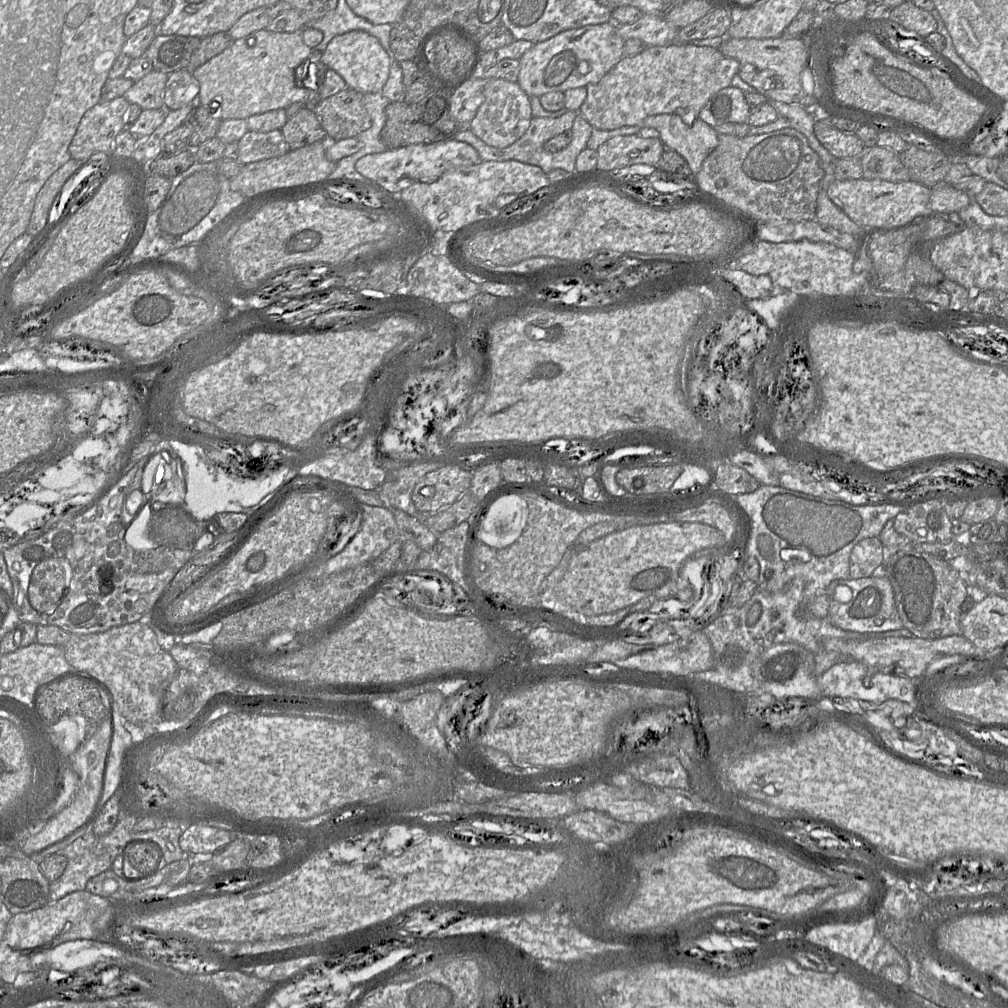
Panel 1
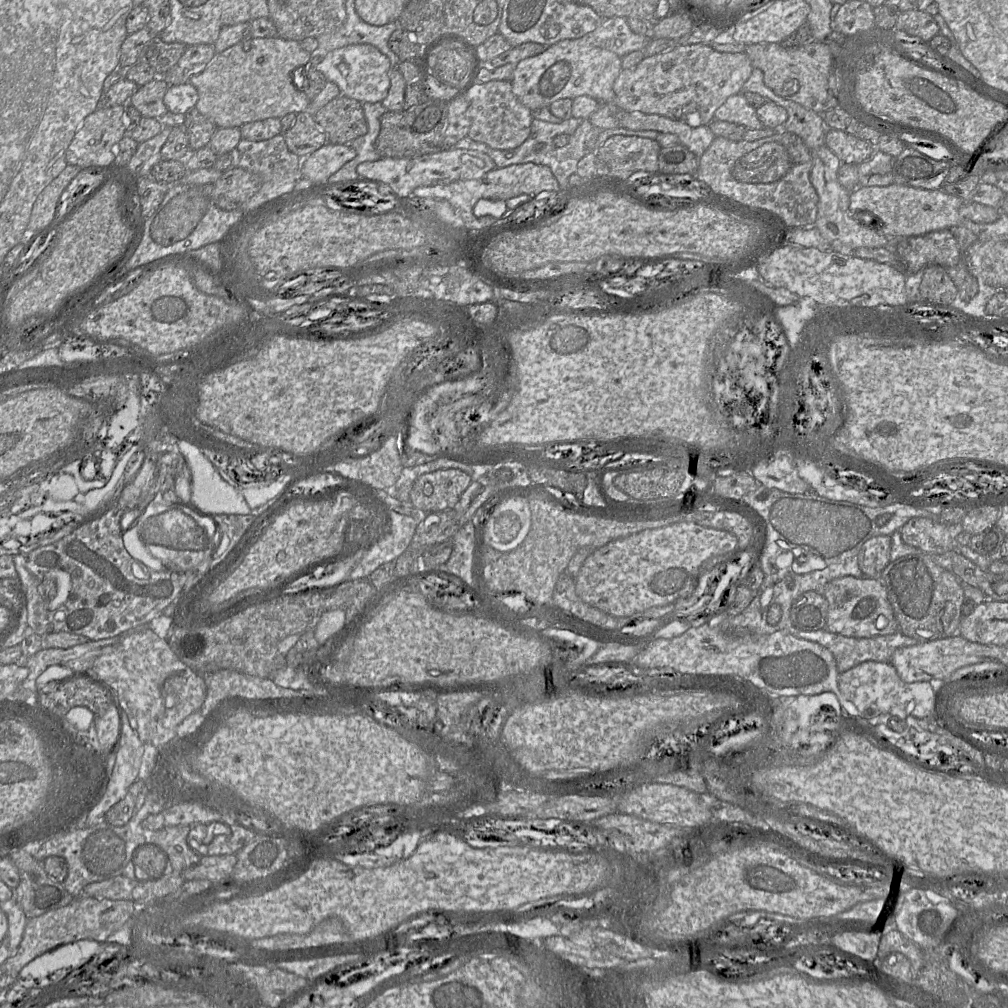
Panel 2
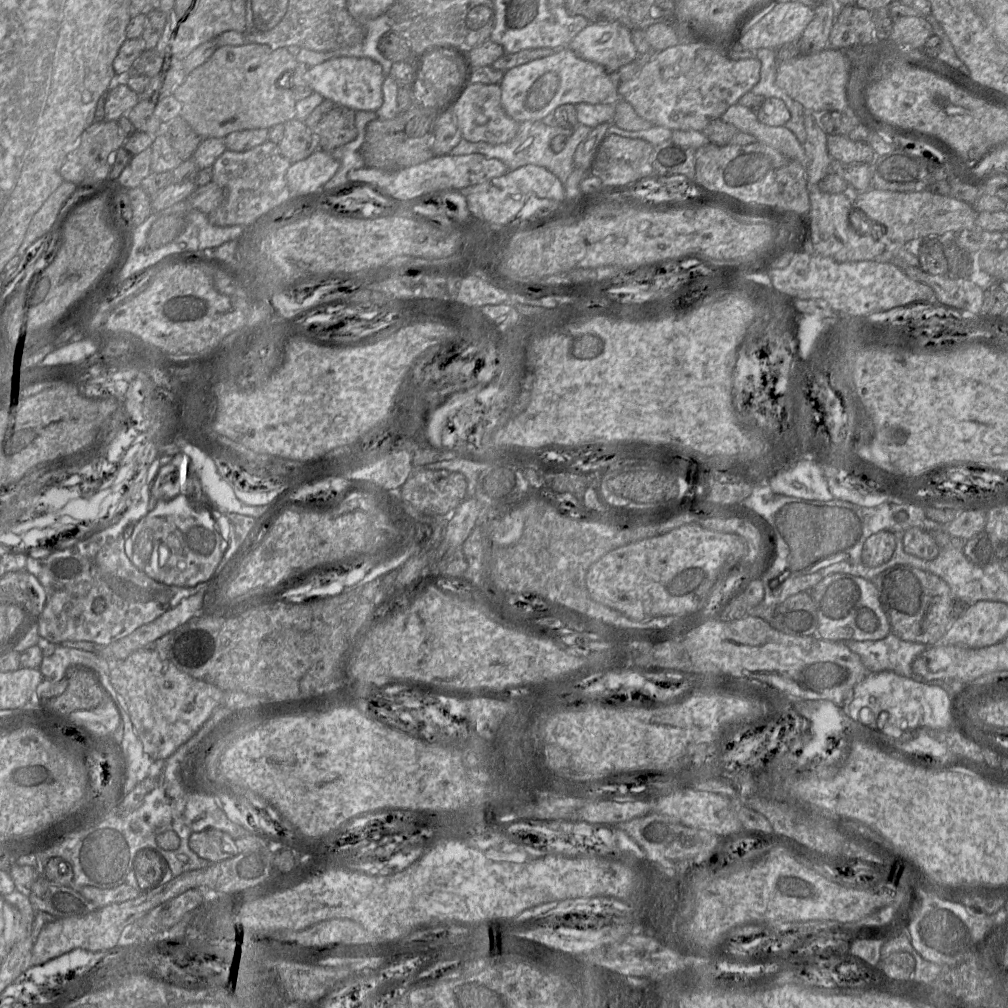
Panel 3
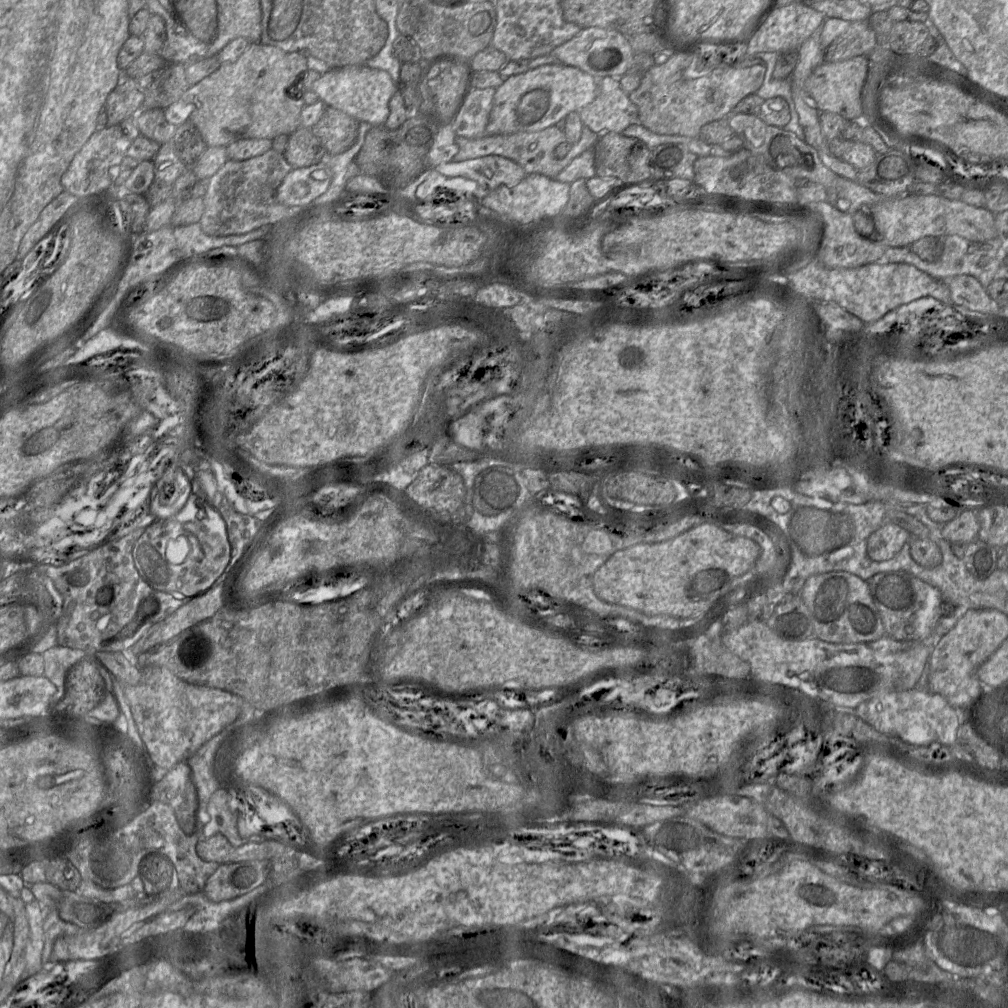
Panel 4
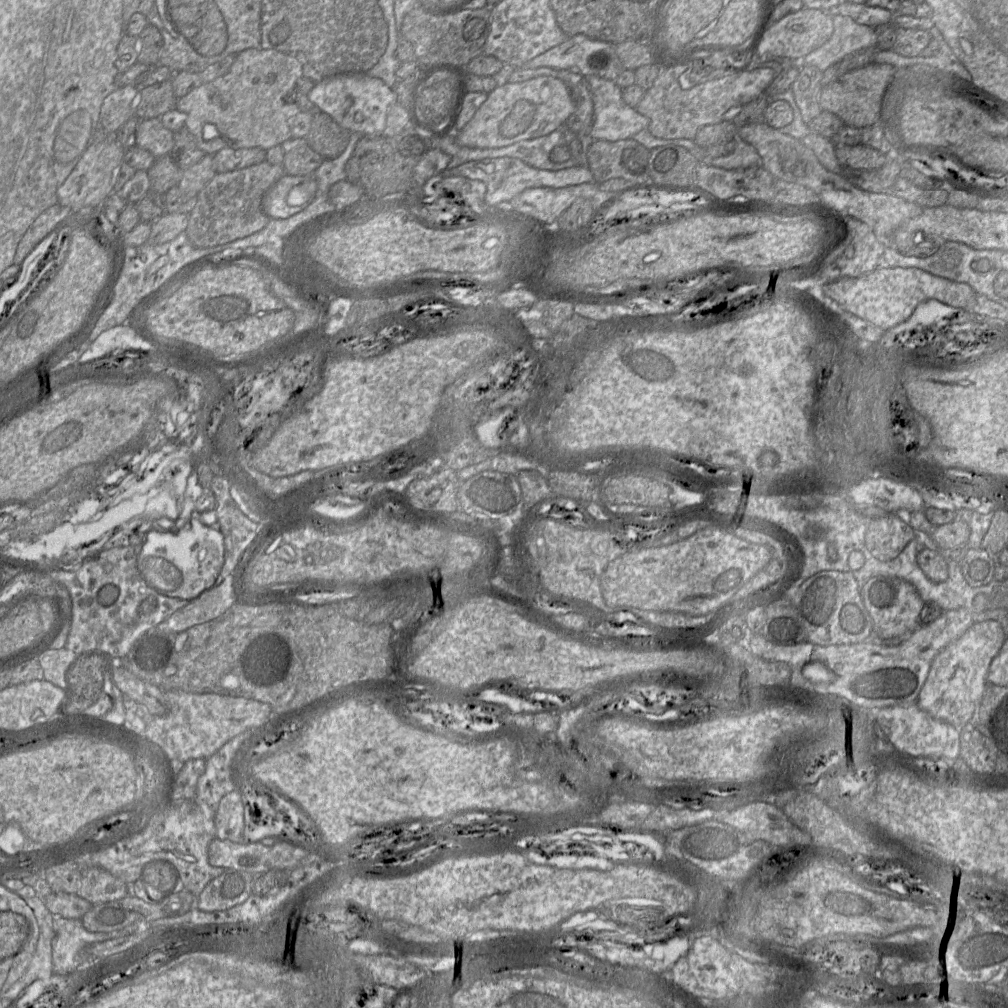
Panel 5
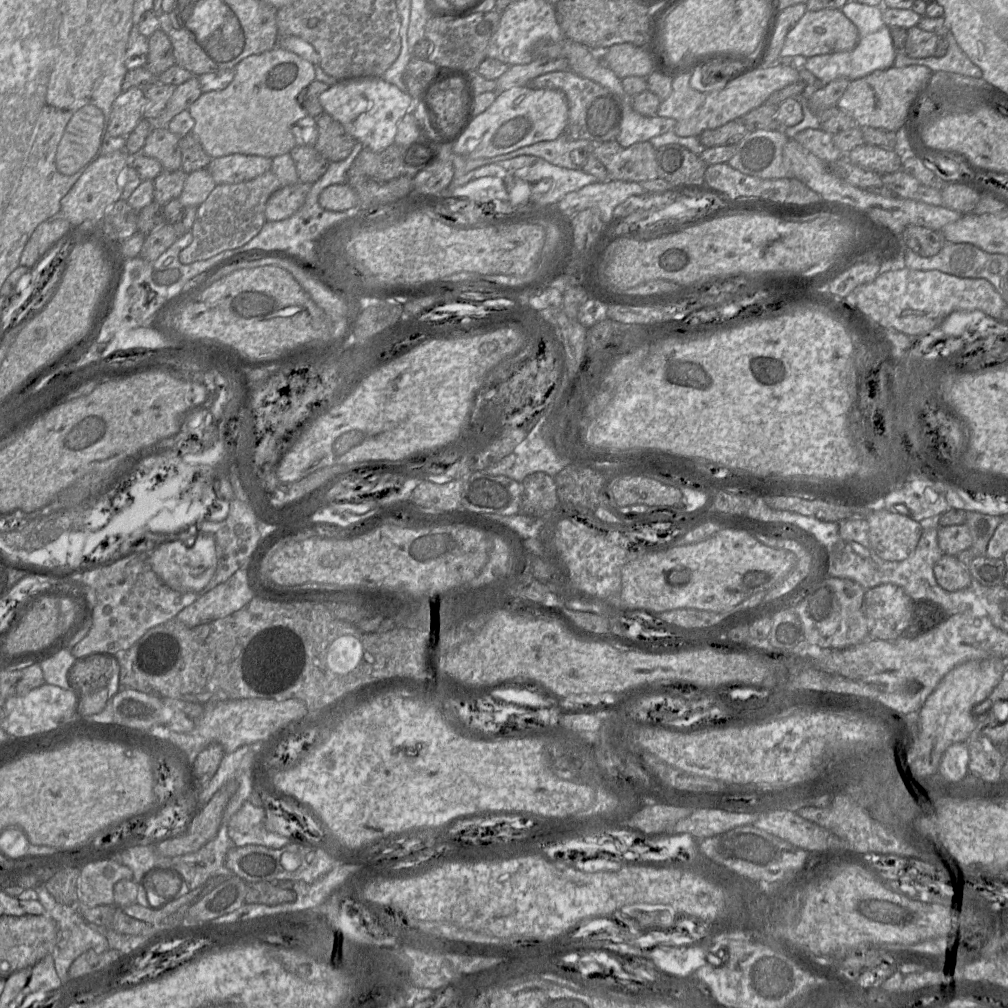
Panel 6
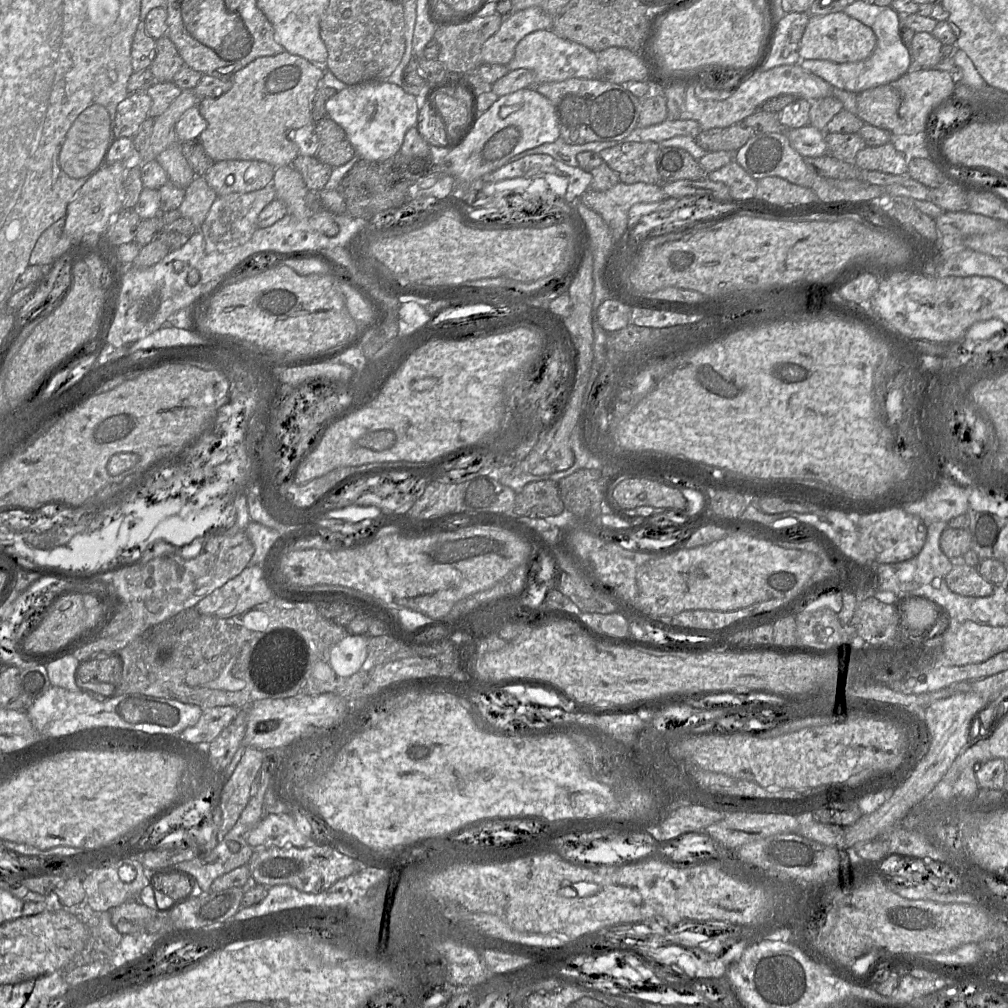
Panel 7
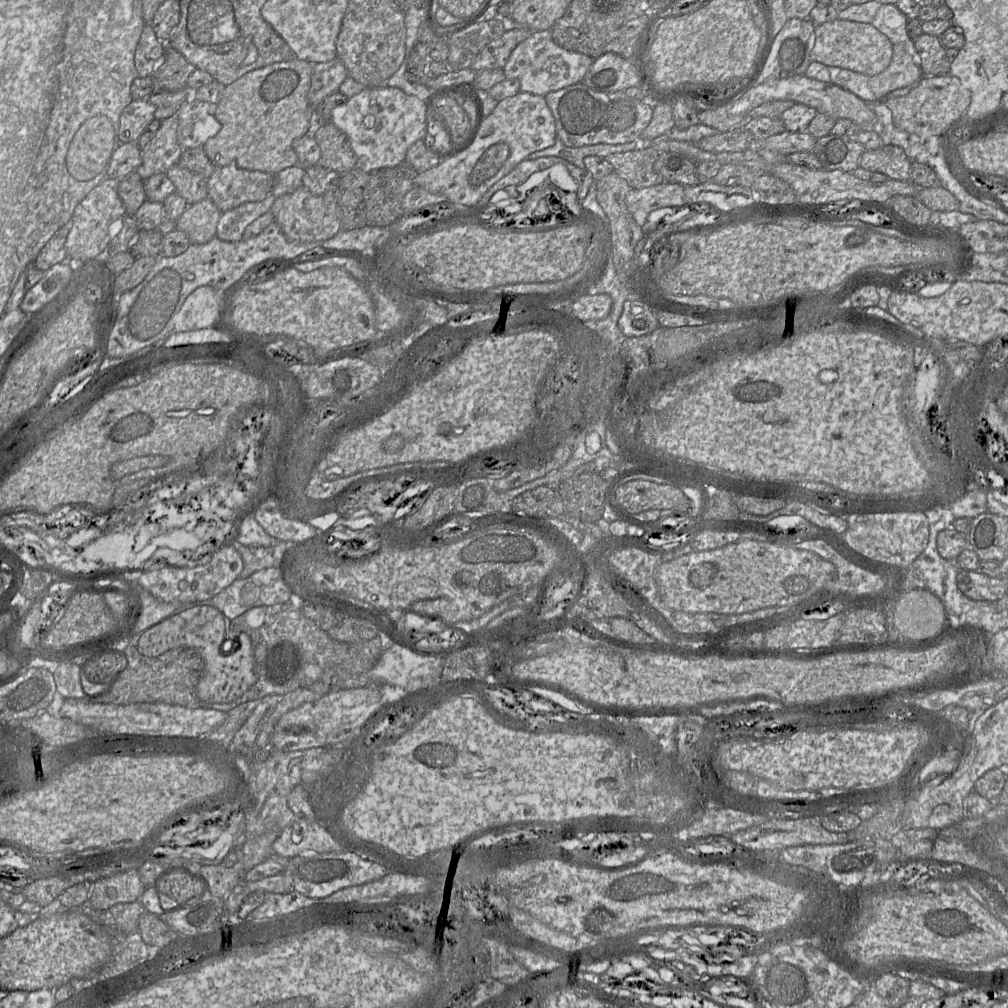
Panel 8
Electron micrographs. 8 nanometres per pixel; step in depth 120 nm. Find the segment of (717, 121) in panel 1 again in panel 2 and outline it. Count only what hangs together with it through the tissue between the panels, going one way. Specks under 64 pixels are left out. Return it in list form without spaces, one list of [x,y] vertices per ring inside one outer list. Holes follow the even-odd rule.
[[[743,93],[727,98],[714,113],[714,119],[744,126],[747,130],[764,129],[756,115],[756,109],[749,105]]]

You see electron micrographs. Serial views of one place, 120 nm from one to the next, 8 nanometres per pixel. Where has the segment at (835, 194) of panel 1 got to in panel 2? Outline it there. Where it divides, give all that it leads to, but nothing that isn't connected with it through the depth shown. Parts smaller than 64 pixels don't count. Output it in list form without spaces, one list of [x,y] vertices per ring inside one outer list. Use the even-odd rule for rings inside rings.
[[[892,183],[884,187],[857,187],[854,191],[850,192],[849,209],[853,219],[855,214],[867,217],[871,216],[875,220],[875,225],[880,225],[880,232],[888,238],[893,239],[917,237],[959,225],[961,223],[960,207],[963,202],[961,198],[939,189],[930,190]]]

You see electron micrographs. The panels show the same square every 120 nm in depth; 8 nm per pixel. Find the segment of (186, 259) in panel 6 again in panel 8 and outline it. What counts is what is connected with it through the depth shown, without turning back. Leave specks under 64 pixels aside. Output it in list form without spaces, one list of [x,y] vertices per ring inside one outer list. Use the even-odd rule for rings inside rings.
[[[269,195],[262,201],[244,203],[221,213],[215,236],[226,242],[242,240],[246,227],[255,219],[270,211],[274,200],[275,197]]]

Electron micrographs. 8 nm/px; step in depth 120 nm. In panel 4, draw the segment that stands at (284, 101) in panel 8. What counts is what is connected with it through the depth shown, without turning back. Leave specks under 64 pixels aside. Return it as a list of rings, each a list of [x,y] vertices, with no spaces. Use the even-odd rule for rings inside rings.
[[[261,42],[250,43],[246,50],[234,62],[221,63],[213,73],[191,86],[180,100],[192,103],[195,110],[189,121],[197,128],[207,146],[224,146],[240,139],[267,138],[273,140],[281,134],[290,135],[301,125],[301,111],[305,101],[301,92],[296,92],[299,75],[308,70],[307,58],[299,51],[286,52],[278,47]],[[286,80],[295,81],[294,86],[286,90]]]

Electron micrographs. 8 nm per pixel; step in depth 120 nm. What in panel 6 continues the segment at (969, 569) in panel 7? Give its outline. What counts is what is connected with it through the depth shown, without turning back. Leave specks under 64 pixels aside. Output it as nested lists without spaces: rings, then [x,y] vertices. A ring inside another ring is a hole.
[[[943,554],[933,567],[937,583],[945,590],[957,591],[970,586],[972,577],[968,567],[956,556]]]

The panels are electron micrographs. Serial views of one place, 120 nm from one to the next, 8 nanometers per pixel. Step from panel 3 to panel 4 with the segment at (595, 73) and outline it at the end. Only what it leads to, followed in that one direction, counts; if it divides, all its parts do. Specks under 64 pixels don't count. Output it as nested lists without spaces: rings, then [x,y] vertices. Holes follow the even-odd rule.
[[[546,64],[509,76],[496,88],[486,135],[535,132],[555,125],[570,112],[579,112],[597,96],[598,79],[565,64]]]

